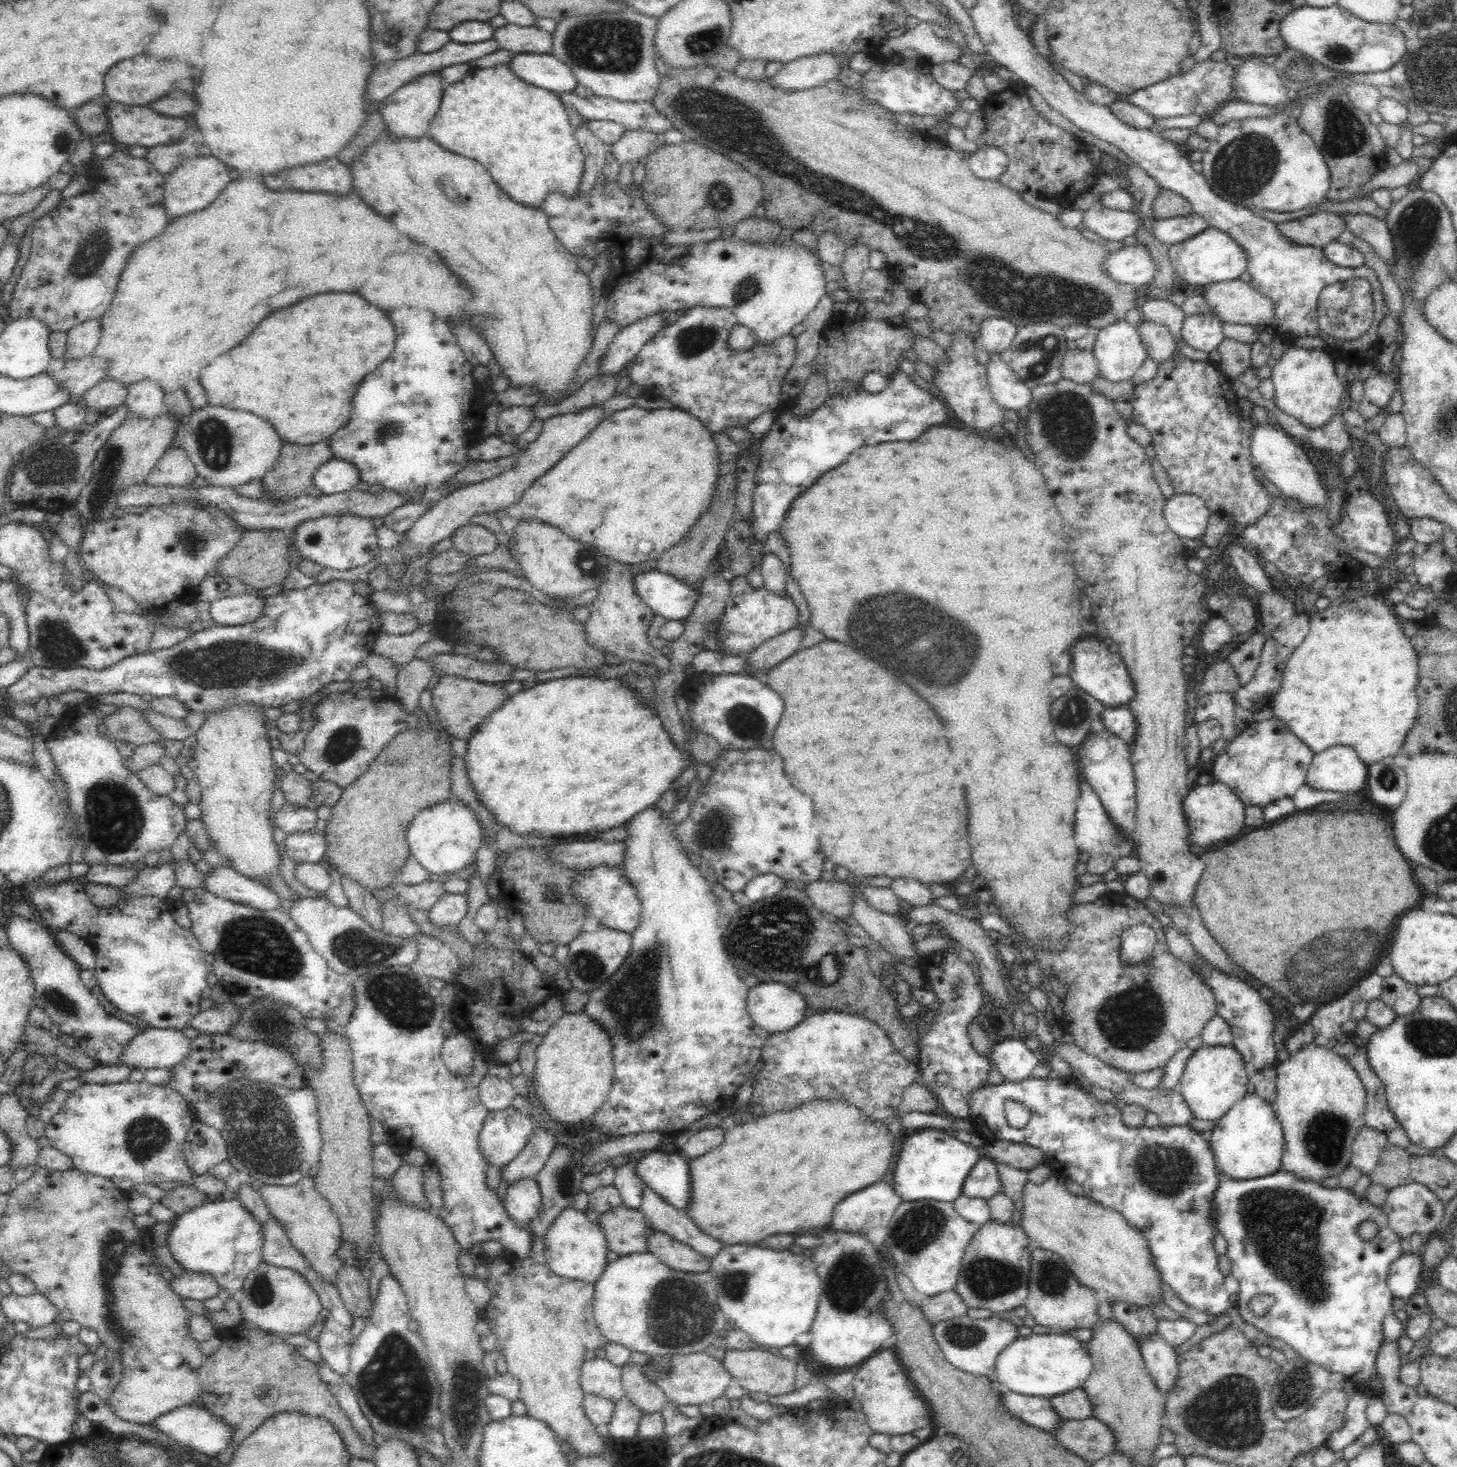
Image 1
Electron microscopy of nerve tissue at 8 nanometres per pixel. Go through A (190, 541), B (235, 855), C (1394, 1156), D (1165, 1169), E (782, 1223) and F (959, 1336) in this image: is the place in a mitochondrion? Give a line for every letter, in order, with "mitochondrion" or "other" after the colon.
A: mitochondrion
B: other
C: other
D: mitochondrion
E: other
F: mitochondrion

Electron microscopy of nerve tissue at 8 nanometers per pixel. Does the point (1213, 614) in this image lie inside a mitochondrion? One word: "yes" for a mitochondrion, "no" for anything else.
no

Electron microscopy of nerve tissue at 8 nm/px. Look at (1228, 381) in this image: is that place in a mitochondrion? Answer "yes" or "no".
no

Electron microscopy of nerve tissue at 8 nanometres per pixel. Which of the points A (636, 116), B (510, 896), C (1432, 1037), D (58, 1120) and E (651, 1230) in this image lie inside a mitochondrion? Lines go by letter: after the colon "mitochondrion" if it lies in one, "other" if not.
A: other
B: other
C: mitochondrion
D: other
E: other

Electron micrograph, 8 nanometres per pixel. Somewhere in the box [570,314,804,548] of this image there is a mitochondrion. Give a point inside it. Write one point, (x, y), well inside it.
(690, 342)

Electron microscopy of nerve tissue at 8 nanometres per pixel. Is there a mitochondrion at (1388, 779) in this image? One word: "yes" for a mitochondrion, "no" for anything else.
yes

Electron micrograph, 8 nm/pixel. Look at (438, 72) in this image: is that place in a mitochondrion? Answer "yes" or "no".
no

